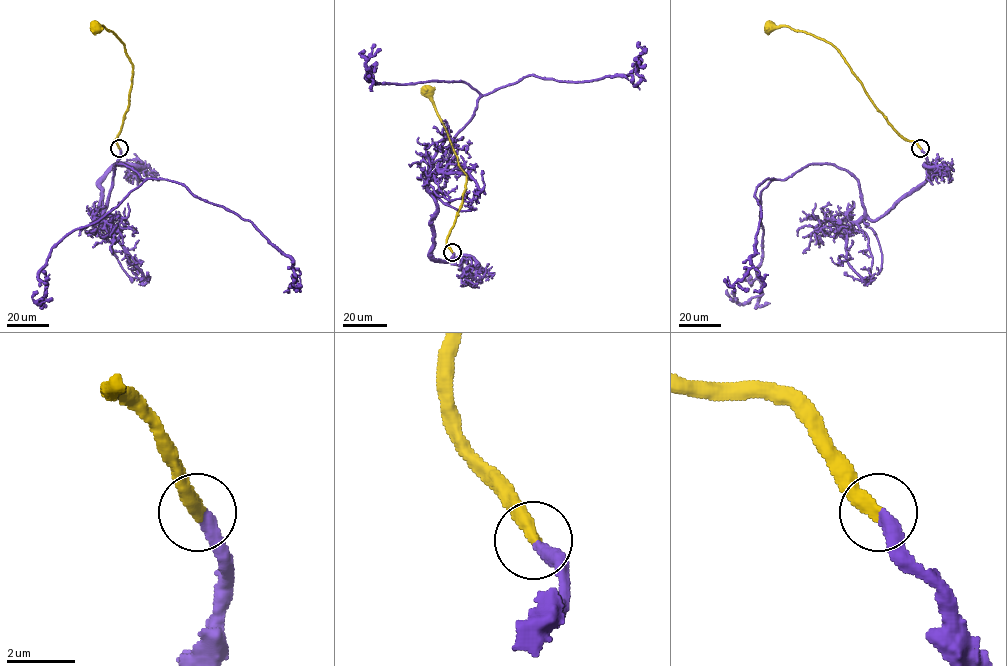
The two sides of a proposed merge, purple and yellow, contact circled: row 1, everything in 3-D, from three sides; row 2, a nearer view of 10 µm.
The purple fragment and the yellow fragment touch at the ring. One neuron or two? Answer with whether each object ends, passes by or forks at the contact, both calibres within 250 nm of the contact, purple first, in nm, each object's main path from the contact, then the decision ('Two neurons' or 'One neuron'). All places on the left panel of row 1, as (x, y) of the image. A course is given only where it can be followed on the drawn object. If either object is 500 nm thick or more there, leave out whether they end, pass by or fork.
At the ring purple ends. At the ring yellow ends. Thickness 400 nm (purple) against 440 nm. Course of purple: (119, 148), (100, 183), (104, 220), (115, 165), (182, 183), (248, 220), (289, 257), (300, 273), (283, 292). Course of yellow: (119, 148), (114, 141), (128, 105), (132, 64), (123, 43), (112, 31), (103, 26), (94, 27). One neuron

